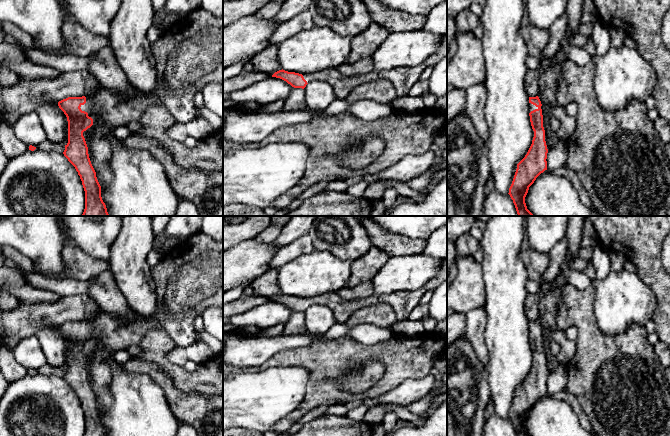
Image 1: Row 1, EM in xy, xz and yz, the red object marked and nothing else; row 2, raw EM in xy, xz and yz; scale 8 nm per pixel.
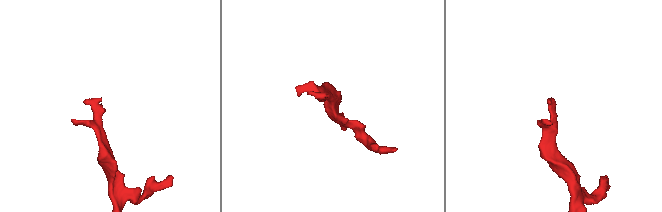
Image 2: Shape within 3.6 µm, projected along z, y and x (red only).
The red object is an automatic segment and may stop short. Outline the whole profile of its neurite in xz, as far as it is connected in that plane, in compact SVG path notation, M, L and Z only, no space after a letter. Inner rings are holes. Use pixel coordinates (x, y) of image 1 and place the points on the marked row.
M447 34L443 35L439 49L417 66L400 66L388 70L371 71L362 75L344 76L338 69L330 68L311 74L299 74L282 69L277 59L277 46L267 46L254 55L250 62L255 71L286 81L294 88L304 89L309 82L321 80L330 84L337 99L346 99L349 93L357 86L375 79L388 79L396 91L397 97L408 95L410 89L419 81L422 72L429 66L434 66L447 57Z

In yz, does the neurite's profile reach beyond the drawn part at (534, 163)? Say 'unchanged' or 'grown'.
grown

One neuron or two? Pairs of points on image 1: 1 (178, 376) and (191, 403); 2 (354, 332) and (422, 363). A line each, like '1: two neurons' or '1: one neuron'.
1: two neurons
2: two neurons

